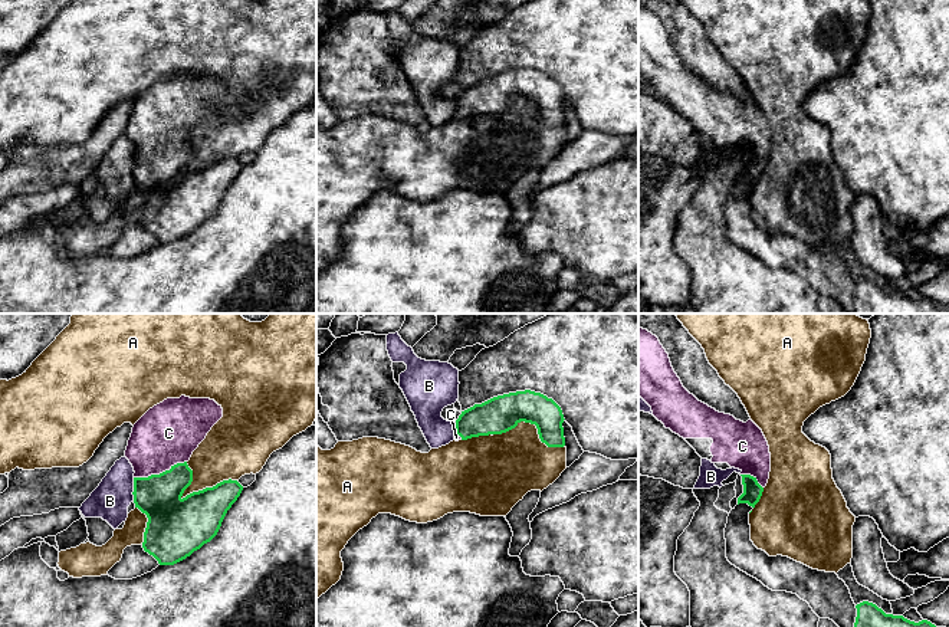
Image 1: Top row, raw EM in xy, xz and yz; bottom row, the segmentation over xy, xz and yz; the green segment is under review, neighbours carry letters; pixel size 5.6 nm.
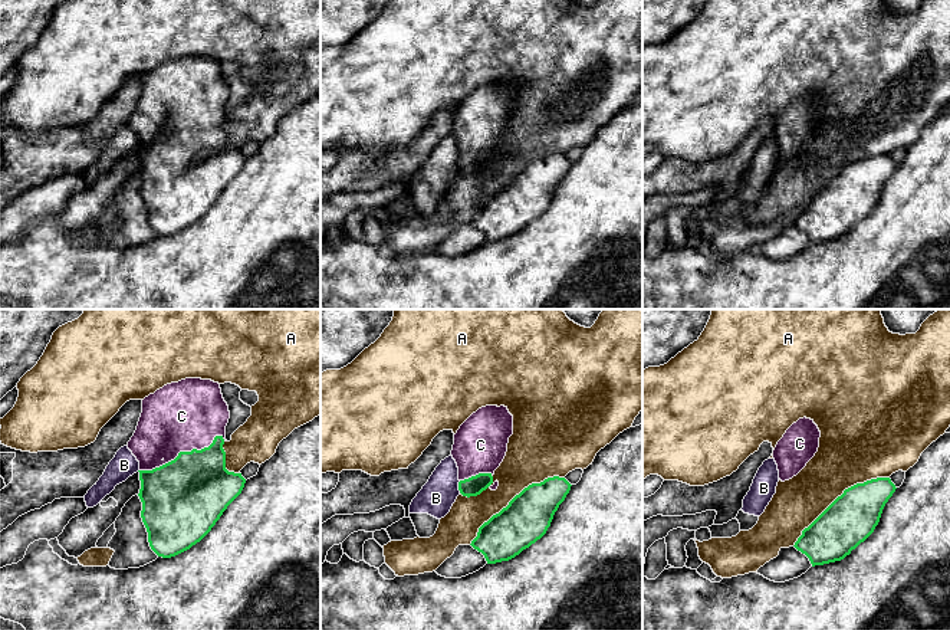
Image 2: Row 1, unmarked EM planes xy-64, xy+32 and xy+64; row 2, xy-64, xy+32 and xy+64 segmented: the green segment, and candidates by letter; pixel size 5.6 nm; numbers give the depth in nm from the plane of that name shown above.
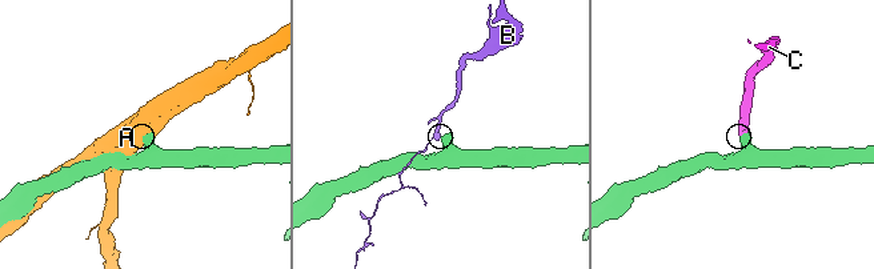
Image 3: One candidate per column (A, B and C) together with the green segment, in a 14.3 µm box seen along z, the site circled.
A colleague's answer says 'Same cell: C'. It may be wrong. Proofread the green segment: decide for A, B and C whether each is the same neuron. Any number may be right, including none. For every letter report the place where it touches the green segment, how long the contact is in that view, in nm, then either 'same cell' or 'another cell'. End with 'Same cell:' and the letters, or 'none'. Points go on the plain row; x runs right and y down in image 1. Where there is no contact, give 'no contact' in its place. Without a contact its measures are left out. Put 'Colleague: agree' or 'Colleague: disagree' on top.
Colleague: agree
A: contact xy (207, 166); length 340 nm; another cell
B: contact xy (134, 167); length 130 nm; another cell
C: contact xy (160, 151); length 320 nm; same cell
Same cell: C

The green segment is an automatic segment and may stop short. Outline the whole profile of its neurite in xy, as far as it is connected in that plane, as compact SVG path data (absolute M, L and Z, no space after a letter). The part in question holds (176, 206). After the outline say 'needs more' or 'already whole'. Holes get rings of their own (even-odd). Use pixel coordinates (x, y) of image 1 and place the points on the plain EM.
M181 73L154 83L132 105L125 135L135 150L132 170L135 186L148 196L142 226L160 243L174 243L210 220L243 168L237 158L229 157L183 174L193 160L193 148L187 139L221 95L223 86L214 78Z; needs more

